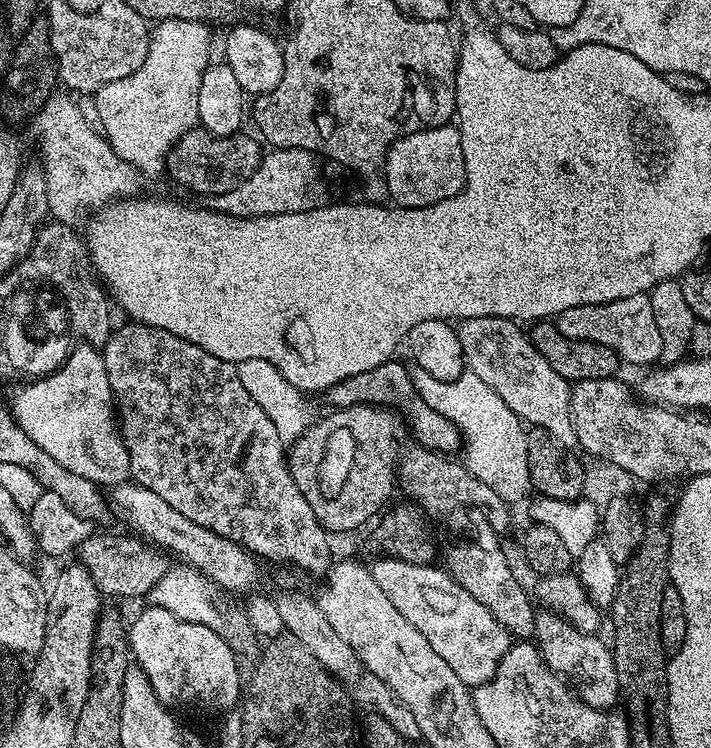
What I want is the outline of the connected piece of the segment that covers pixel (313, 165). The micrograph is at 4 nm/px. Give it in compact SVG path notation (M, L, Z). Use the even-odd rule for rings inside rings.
M298 147L275 148L262 157L258 169L245 182L240 182L224 195L207 197L207 207L231 216L276 216L278 213L298 213L324 208L332 196L322 178L319 157Z

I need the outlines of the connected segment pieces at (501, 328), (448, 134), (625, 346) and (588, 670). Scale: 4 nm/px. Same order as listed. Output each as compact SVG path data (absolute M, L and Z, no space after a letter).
M497 316L459 321L458 331L467 371L478 374L478 378L482 378L482 382L486 382L486 386L490 386L490 390L494 390L494 394L498 394L498 398L502 398L502 402L506 402L506 406L510 406L512 413L520 417L525 425L533 424L536 430L551 436L565 449L575 449L576 431L572 425L572 390L569 381L564 380L562 374L558 374L558 370L546 362L546 358L542 358L542 354L532 345L531 335L520 328L523 327L517 321Z
M441 126L425 128L422 132L415 132L409 136L399 137L388 149L384 177L388 183L388 196L401 208L425 208L431 204L442 202L446 198L454 198L464 189L466 166L464 165L464 151L460 129L456 126Z
M639 292L630 298L618 298L614 302L605 304L591 304L590 306L570 306L570 310L562 310L554 320L556 329L566 338L581 340L582 342L598 342L602 346L612 348L625 365L652 364L663 357L662 334L658 334L658 322L654 322L654 306L651 295Z
M540 610L536 614L536 630L534 633L535 643L541 652L544 653L544 660L553 672L564 677L565 681L574 689L577 696L589 704L592 708L602 708L612 710L617 707L618 697L620 696L620 683L616 667L612 661L612 649L607 643L599 640L599 635L582 633L573 625L568 624L566 619L561 619L555 612Z

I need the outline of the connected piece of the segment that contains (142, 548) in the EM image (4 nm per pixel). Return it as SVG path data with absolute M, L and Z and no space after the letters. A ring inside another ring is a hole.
M93 534L86 537L79 546L79 563L88 569L105 597L147 597L152 585L158 583L168 573L170 561L163 556L165 553L157 550L151 543L145 542L139 535L131 535L99 536L99 534Z

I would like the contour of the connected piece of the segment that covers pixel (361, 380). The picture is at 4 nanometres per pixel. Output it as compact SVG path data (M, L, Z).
M396 358L387 360L386 362L382 362L382 366L374 366L374 370L362 370L360 376L351 376L350 378L346 378L342 384L335 384L330 389L330 397L332 396L331 407L337 409L358 406L359 404L375 404L378 408L395 410L406 421L410 432L416 435L415 443L419 447L430 448L433 452L441 454L459 453L462 448L462 437L456 428L456 424L447 420L438 410L434 410L421 398L419 392L416 391L414 382L410 378L407 367L403 363L400 365L398 361L399 359Z

